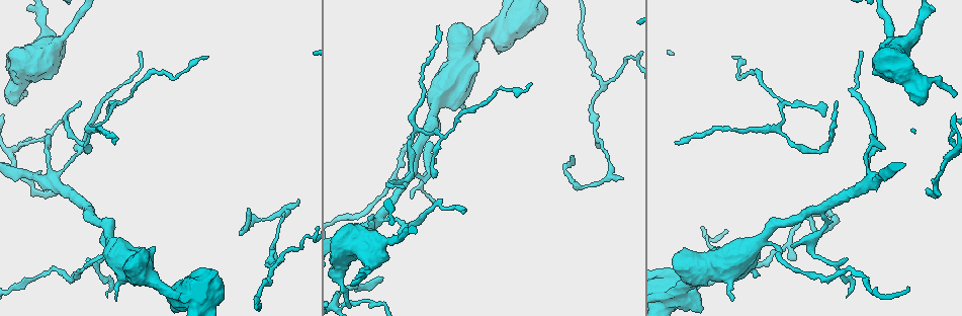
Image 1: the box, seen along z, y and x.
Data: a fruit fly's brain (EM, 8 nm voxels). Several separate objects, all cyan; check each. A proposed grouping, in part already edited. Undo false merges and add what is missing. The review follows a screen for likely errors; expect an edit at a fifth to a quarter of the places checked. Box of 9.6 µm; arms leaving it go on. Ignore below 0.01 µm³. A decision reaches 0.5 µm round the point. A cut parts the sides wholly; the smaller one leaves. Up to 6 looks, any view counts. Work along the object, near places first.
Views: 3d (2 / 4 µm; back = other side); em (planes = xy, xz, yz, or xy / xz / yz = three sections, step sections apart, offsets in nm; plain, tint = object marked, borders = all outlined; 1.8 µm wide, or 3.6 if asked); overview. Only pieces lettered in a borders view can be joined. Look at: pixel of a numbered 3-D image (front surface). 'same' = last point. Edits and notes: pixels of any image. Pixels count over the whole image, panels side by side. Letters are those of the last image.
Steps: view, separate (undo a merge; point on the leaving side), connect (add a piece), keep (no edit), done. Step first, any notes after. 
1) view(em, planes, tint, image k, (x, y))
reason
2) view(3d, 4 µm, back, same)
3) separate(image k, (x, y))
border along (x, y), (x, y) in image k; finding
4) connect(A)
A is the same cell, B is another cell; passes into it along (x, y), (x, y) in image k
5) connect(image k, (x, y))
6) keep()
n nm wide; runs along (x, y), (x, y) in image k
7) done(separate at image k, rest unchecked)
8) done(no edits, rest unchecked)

view(em, yz, step 4, borders, image 1, (340, 264))
thick turns thin

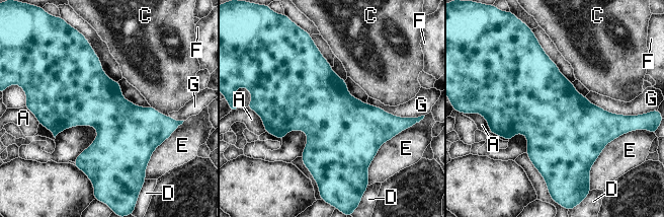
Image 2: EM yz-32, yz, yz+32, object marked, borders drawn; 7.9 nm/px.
view(em, planes, borders, same)
another direction

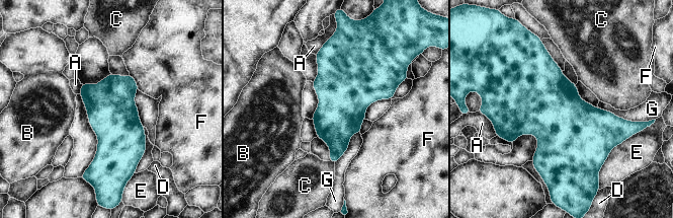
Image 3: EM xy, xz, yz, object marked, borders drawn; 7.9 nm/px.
keep()
E touches over 380 nm; A, B, C, D, E, F and G are other cells; border along (359, 132), (353, 134), (335, 164) in image 3; continuous, no second neuron

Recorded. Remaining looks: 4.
view(em, planes, borders, image 1, (297, 200))

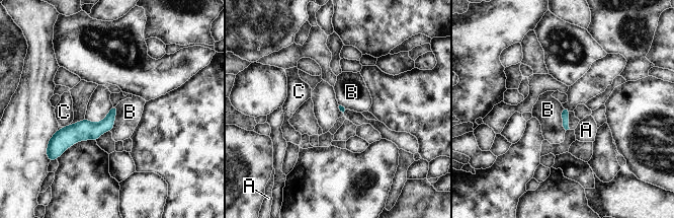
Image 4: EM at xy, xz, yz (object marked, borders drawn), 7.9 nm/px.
keep()
A, B and C are other cells; border along (116, 105), (109, 131) in image 4; no lettered piece goes on from it

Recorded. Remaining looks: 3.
view(3d, 4 µm, image 1, (114, 143))
free end

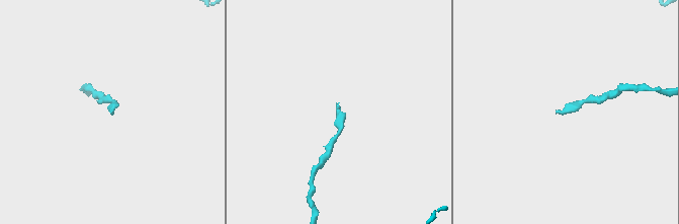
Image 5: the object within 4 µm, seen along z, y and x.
view(em, planes, tint, image 5, (558, 112))
need the tissue

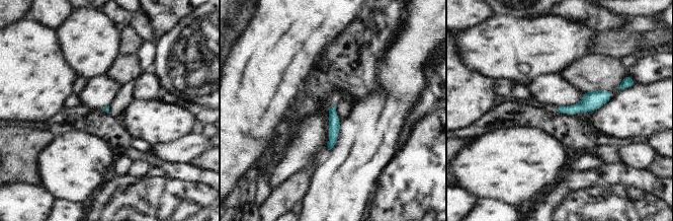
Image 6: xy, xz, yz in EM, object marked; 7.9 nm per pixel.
view(em, planes, borders, same)
what lies round it

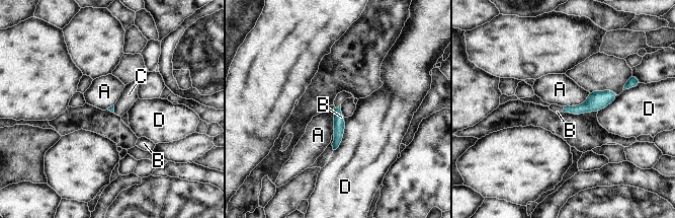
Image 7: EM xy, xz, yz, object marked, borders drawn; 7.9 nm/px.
connect(image 7, (341, 96))
B is the same cell, A, C and D are other cells; passes into it along (339, 124), (337, 107), (341, 96) in image 7; the neuron continues

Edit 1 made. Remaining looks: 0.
done(connect at image 7, rest unchecked)

